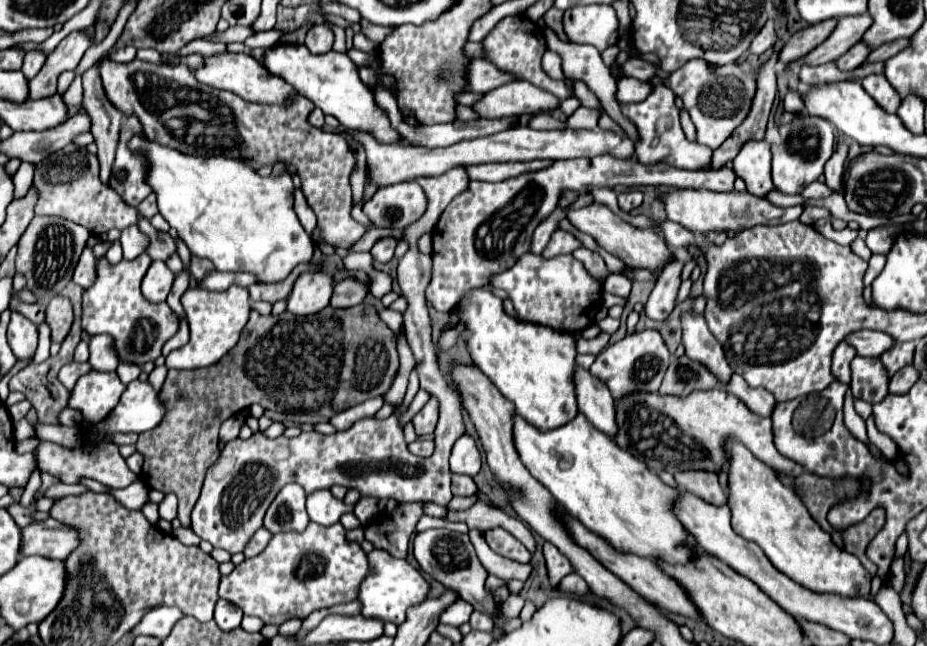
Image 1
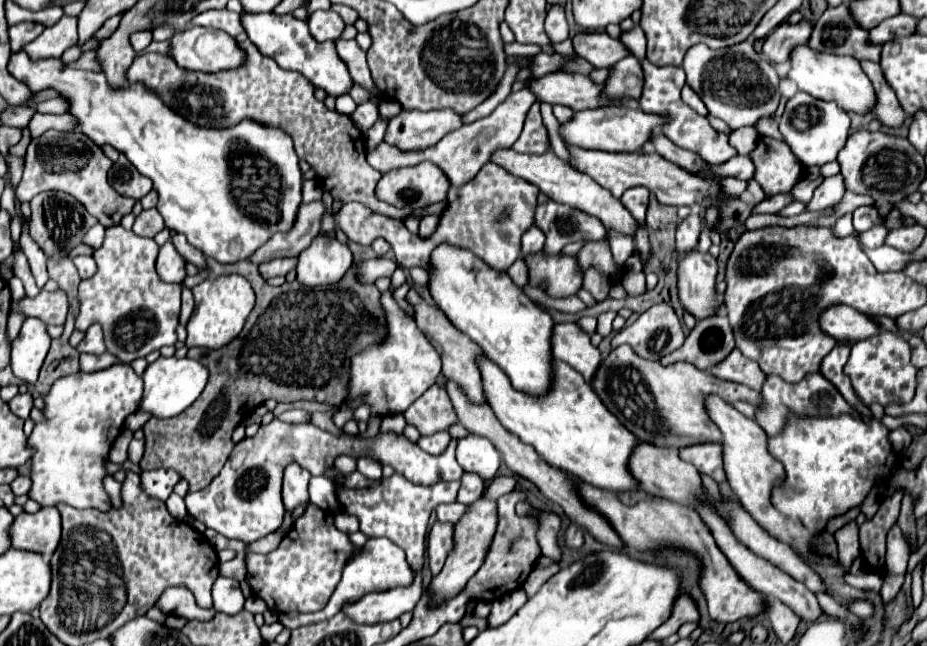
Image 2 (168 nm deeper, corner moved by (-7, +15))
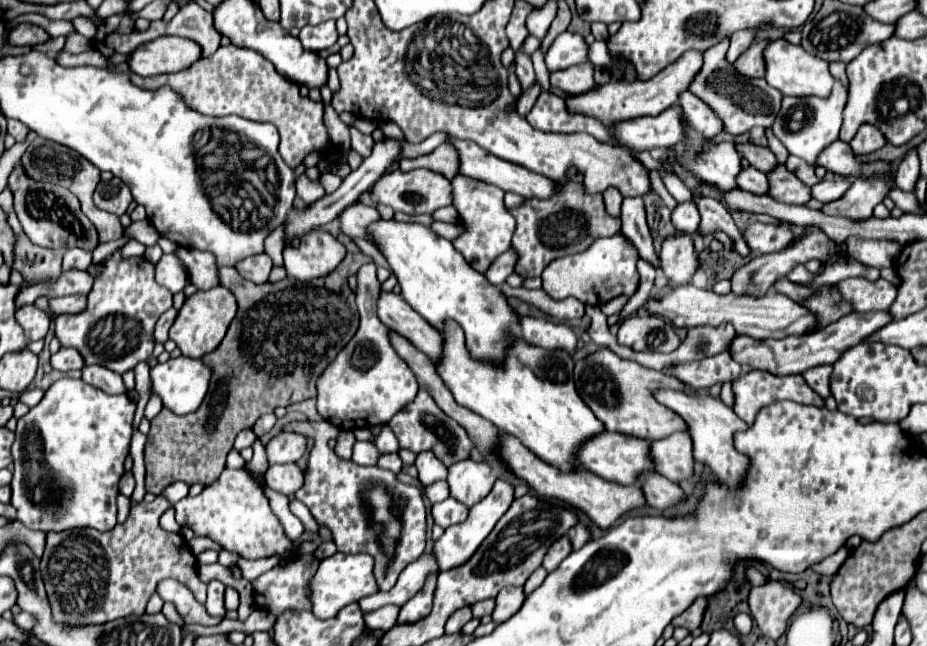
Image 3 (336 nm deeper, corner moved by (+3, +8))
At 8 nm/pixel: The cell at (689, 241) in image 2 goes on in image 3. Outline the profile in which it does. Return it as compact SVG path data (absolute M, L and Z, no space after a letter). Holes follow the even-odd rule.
M678 203L678 207L672 213L672 223L676 227L676 233L688 233L692 235L694 231L698 231L698 223L700 223L700 215L694 203Z

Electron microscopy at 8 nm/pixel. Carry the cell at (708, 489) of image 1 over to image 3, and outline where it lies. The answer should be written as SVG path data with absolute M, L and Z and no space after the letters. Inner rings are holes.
M674 433L666 439L652 441L650 453L656 461L656 471L674 483L694 475L694 447L686 433Z

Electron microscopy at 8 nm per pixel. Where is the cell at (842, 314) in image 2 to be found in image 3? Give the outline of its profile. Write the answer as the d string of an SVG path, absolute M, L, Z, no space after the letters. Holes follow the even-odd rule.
M694 285L672 287L660 301L648 303L648 313L662 315L670 319L676 327L698 327L698 325L712 325L718 327L722 323L732 323L738 335L748 335L752 339L786 339L792 335L808 335L820 329L820 319L816 313L808 311L808 307L796 303L784 293L778 293L774 287L762 297L752 295L718 295L714 291L698 289Z

